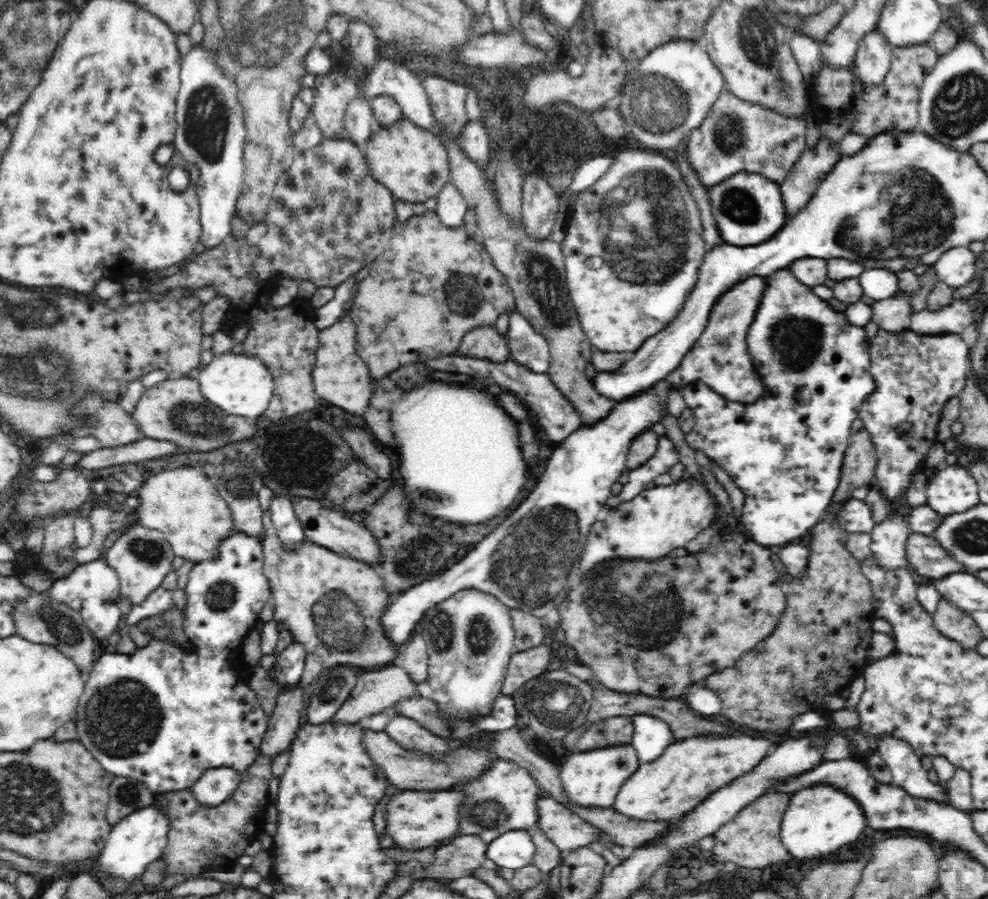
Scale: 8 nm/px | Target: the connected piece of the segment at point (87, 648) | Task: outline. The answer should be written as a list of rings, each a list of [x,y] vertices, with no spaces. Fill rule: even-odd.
[[[47,592],[34,593],[13,608],[17,635],[36,644],[53,645],[66,654],[82,671],[90,671],[94,662],[94,634],[79,612],[64,603],[51,600]]]

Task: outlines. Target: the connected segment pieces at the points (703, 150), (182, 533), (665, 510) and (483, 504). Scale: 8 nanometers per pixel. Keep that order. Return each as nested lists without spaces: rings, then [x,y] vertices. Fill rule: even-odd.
[[[724,89],[718,101],[712,106],[708,117],[694,130],[688,134],[686,159],[690,167],[695,171],[700,183],[704,187],[712,187],[730,176],[746,172],[761,175],[774,181],[782,183],[793,170],[793,165],[798,162],[802,152],[806,150],[806,130],[808,130],[808,118],[788,118],[782,114],[766,109],[753,102],[741,100],[728,89]]]
[[[182,466],[178,470],[164,470],[164,472],[148,478],[142,486],[142,500],[144,500],[144,504],[138,510],[140,518],[136,524],[162,532],[174,555],[185,559],[186,562],[191,561],[198,564],[214,561],[222,552],[222,540],[230,538],[234,533],[240,533],[232,519],[232,511],[228,503],[220,496],[211,479],[196,468]]]
[[[693,476],[670,485],[644,489],[632,500],[620,503],[592,526],[580,558],[580,568],[589,574],[596,566],[614,560],[658,561],[710,528],[720,508],[704,480]]]
[[[430,382],[430,384],[424,384],[424,386],[416,388],[416,390],[412,390],[404,400],[395,402],[391,408],[391,416],[392,430],[394,430],[394,436],[398,440],[398,448],[400,448],[400,474],[402,474],[402,482],[404,482],[404,491],[408,500],[412,500],[420,512],[436,516],[436,518],[442,518],[446,522],[456,522],[456,524],[480,524],[480,522],[486,522],[486,520],[498,516],[502,510],[506,510],[508,506],[512,506],[516,502],[516,498],[518,498],[518,494],[520,494],[530,470],[528,470],[526,460],[520,460],[522,452],[520,452],[518,430],[516,430],[514,420],[500,406],[496,406],[492,396],[488,396],[486,392],[480,392],[480,390],[472,388],[472,386],[464,386],[464,384],[460,386],[460,384]]]

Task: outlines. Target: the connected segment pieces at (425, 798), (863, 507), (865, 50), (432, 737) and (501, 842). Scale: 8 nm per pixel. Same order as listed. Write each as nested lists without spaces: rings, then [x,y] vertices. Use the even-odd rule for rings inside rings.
[[[438,789],[434,791],[402,791],[391,798],[388,804],[388,826],[386,834],[396,842],[396,846],[406,850],[420,850],[428,848],[440,840],[450,840],[458,836],[458,818],[454,818],[454,808],[462,810],[465,794],[450,789]]]
[[[853,498],[846,500],[846,503],[838,508],[837,521],[839,528],[847,534],[871,534],[876,526],[869,505],[865,501]]]
[[[872,31],[860,42],[854,63],[850,69],[856,70],[856,77],[865,86],[879,85],[891,68],[893,48],[882,37],[880,31]]]
[[[400,714],[394,716],[386,724],[385,731],[396,744],[400,744],[408,750],[420,750],[425,754],[450,750],[446,739],[442,739],[442,737],[426,730],[420,723]]]
[[[508,831],[487,844],[487,858],[500,868],[522,868],[533,864],[536,847],[530,831]]]

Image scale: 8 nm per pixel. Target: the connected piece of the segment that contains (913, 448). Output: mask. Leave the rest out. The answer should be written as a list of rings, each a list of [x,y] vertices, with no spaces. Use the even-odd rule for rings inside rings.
[[[880,330],[872,339],[870,353],[870,375],[875,382],[874,390],[866,396],[861,404],[859,417],[864,427],[871,434],[875,446],[877,462],[874,478],[878,482],[878,491],[892,503],[897,510],[909,510],[906,502],[906,491],[910,487],[914,475],[924,469],[923,462],[928,451],[939,441],[937,426],[941,419],[942,407],[951,398],[958,397],[965,386],[966,371],[970,368],[969,346],[960,335],[940,334],[923,335],[904,330],[900,334],[892,334]]]

